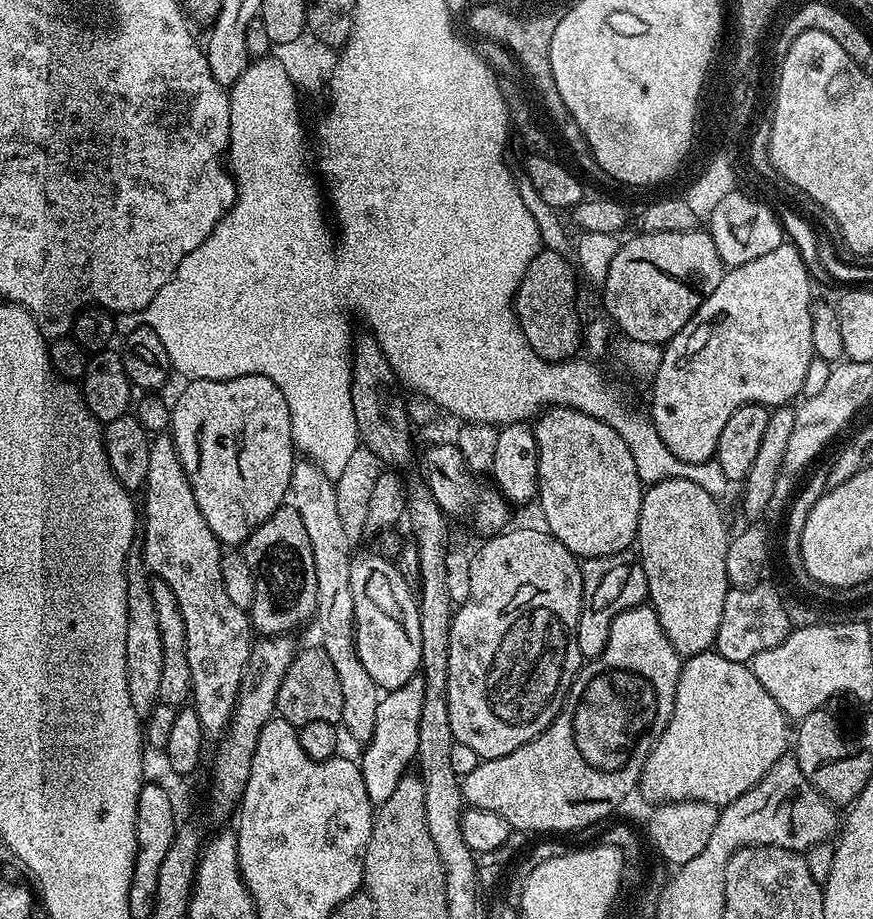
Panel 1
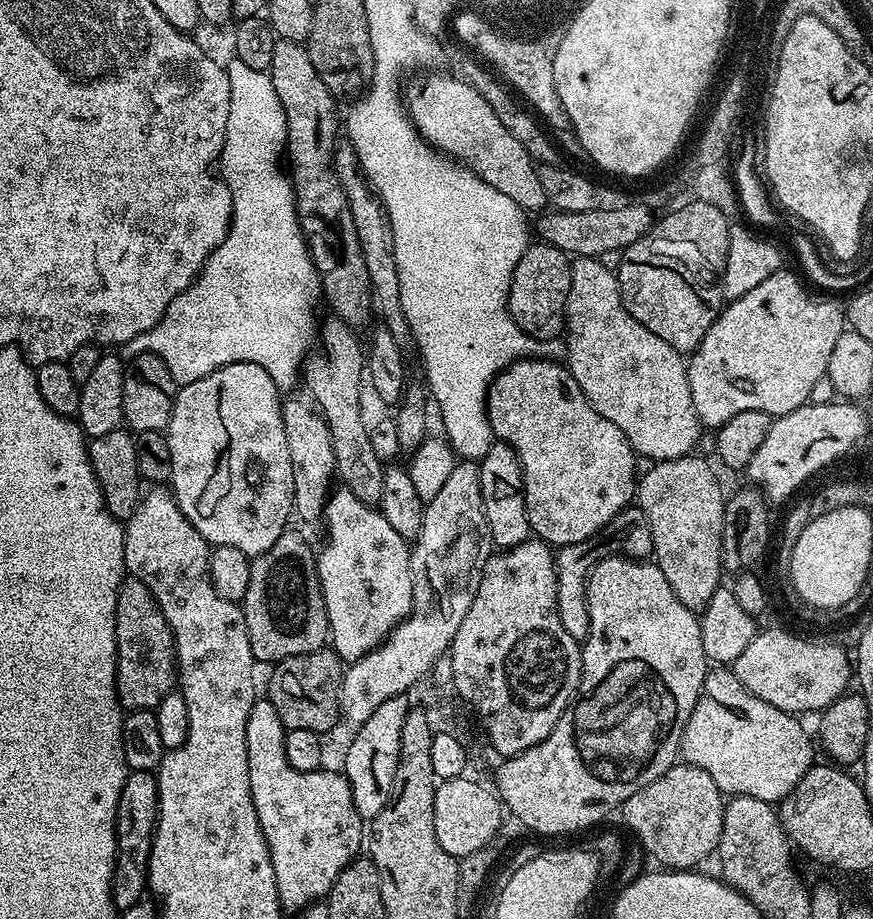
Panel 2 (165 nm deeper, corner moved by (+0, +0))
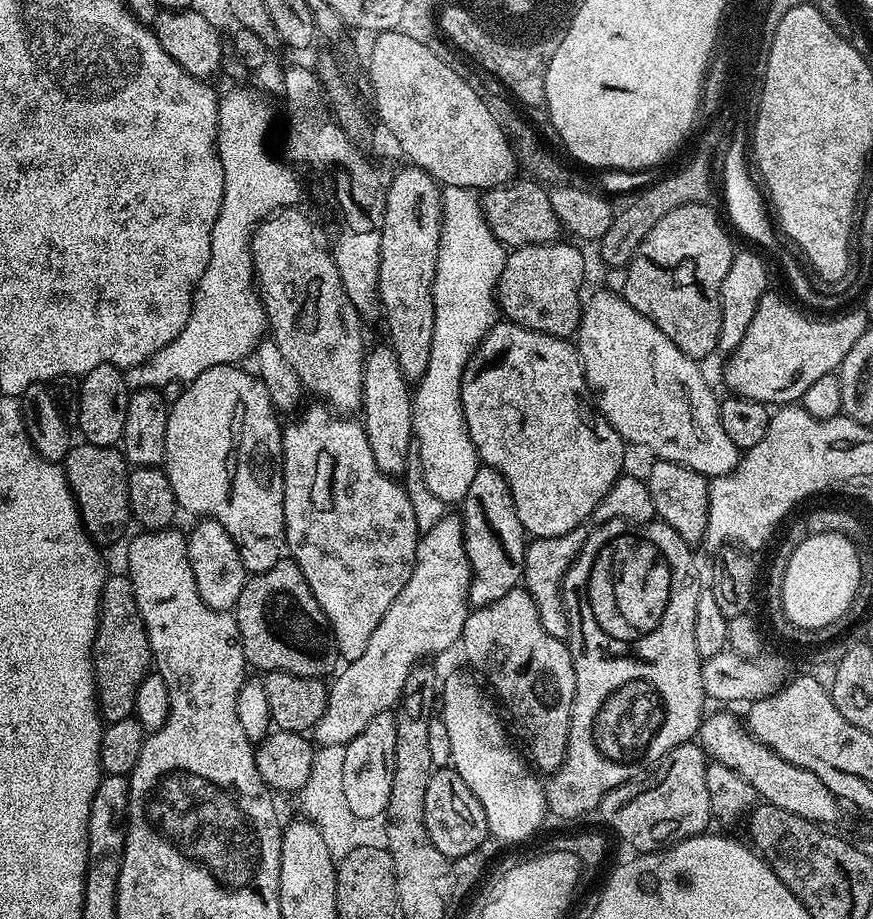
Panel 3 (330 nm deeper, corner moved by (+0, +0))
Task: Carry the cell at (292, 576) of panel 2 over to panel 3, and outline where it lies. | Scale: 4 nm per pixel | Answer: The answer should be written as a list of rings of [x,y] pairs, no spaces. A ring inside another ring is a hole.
[[[281,558],[270,566],[270,570],[248,576],[242,586],[242,594],[238,594],[234,615],[238,622],[238,634],[242,638],[244,659],[251,667],[253,664],[261,668],[261,673],[289,672],[306,678],[324,678],[327,672],[337,671],[336,660],[339,661],[341,655],[336,649],[330,622],[322,606],[318,606],[306,578],[302,578],[302,570],[291,558]]]

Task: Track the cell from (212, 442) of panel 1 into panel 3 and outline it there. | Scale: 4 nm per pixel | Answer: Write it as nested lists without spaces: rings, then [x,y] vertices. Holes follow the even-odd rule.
[[[223,364],[214,366],[198,378],[189,380],[184,392],[175,401],[171,401],[168,410],[168,421],[166,422],[166,442],[164,443],[164,472],[170,478],[170,487],[174,490],[174,498],[181,509],[193,512],[193,517],[217,520],[224,527],[226,534],[234,538],[234,542],[240,547],[240,557],[244,559],[244,571],[248,574],[265,572],[274,566],[282,558],[282,553],[286,548],[284,539],[284,433],[282,431],[282,420],[278,415],[277,408],[272,404],[267,393],[266,386],[256,374],[244,369],[244,366],[234,364]]]

